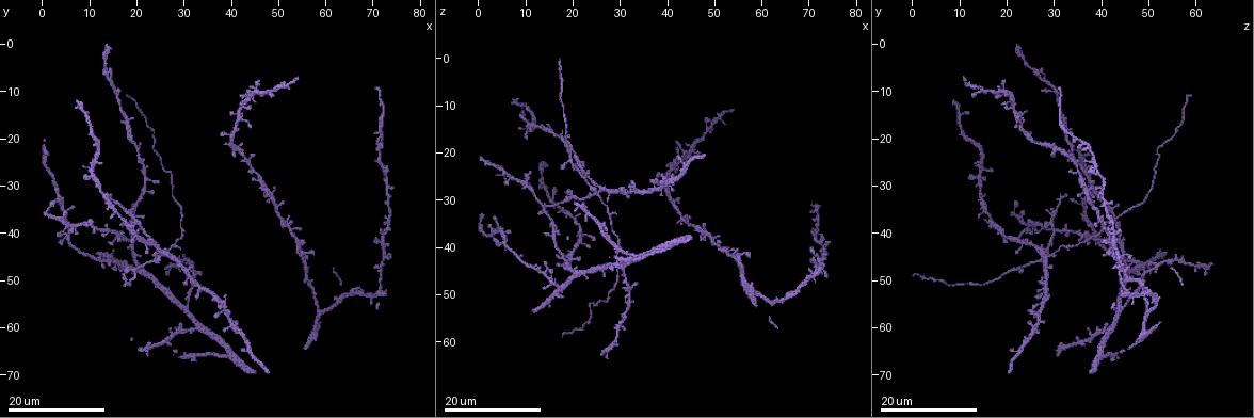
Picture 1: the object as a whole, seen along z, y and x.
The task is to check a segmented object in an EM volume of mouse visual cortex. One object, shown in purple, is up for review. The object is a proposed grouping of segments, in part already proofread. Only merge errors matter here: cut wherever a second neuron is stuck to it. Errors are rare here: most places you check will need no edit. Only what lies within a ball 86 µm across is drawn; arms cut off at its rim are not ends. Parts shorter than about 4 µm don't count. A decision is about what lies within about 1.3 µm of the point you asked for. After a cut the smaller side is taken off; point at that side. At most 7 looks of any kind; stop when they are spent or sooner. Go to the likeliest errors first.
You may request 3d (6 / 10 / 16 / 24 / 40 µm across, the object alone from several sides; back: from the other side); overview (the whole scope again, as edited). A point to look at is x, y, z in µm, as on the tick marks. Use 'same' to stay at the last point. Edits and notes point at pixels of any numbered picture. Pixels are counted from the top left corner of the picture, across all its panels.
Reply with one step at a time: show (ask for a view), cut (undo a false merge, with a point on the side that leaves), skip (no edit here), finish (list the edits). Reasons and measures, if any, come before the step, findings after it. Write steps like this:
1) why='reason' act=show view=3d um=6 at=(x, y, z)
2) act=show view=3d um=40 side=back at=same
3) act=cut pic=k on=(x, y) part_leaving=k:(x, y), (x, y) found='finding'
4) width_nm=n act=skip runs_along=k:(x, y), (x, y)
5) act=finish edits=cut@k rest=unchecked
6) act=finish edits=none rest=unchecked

act=show view=3d um=16 at=(30.5, 56.0, 44.5)

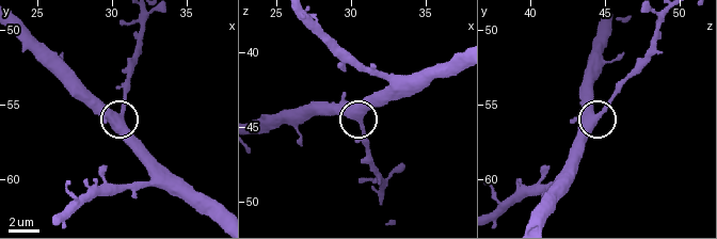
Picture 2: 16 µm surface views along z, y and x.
act=show view=3d um=6 at=(30.6, 55.8, 44.6)

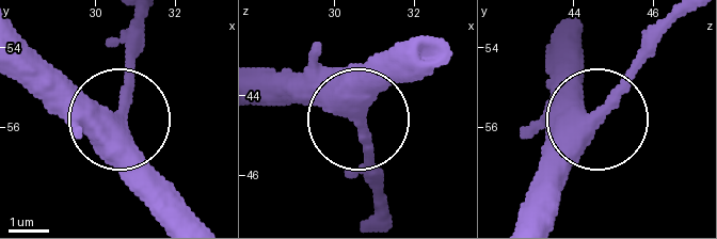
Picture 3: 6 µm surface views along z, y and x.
width_nm=450 act=skip runs_along=3:(440, 44), (361, 118), (368, 179) found='continuous, no second neuron'

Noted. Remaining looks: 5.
why='a narrow waist' act=show view=3d um=16 at=(23.5, 22.5, 52.0)

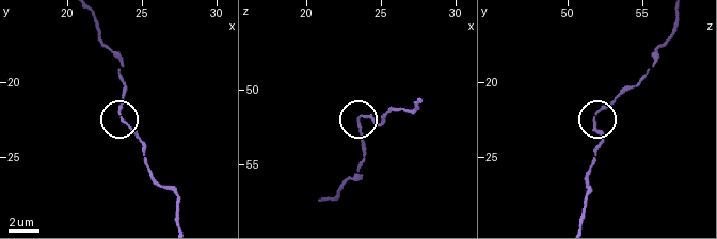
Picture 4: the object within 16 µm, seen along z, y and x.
act=show view=3d um=10 at=(23.6, 22.2, 51.8)

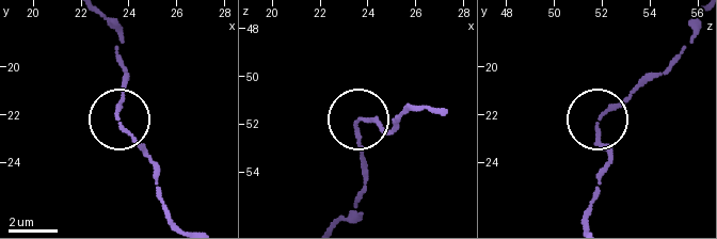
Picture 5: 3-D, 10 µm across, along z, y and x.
act=skip runs_along=5:(586, 219), (608, 158), (598, 133), (600, 121), (639, 80) found='all the same neuron'

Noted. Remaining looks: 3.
why='a narrow waist' act=show view=3d um=24 at=(73.0, 34.5, 41.0)

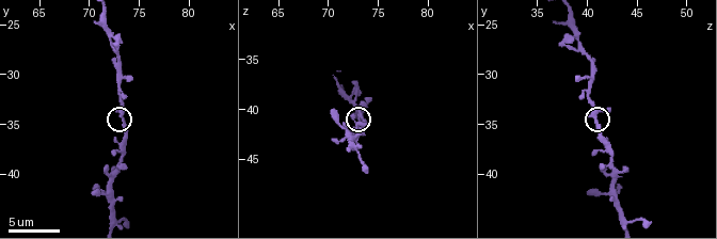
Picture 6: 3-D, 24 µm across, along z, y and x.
why='zoom in' act=show view=3d um=6 at=(73.4, 34.4, 40.8)

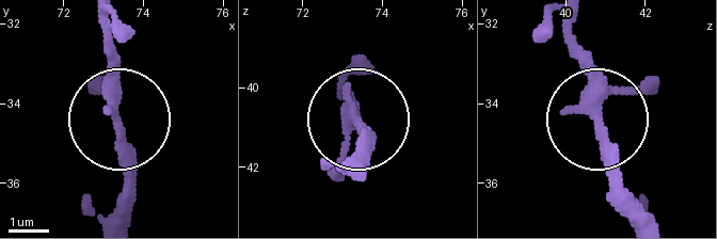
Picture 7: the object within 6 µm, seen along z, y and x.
arms=3 act=skip runs_along=7:(646, 217), (622, 176), (578, 24) found='one neuron here'

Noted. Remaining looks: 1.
act=finish edits=none rest=unchecked

